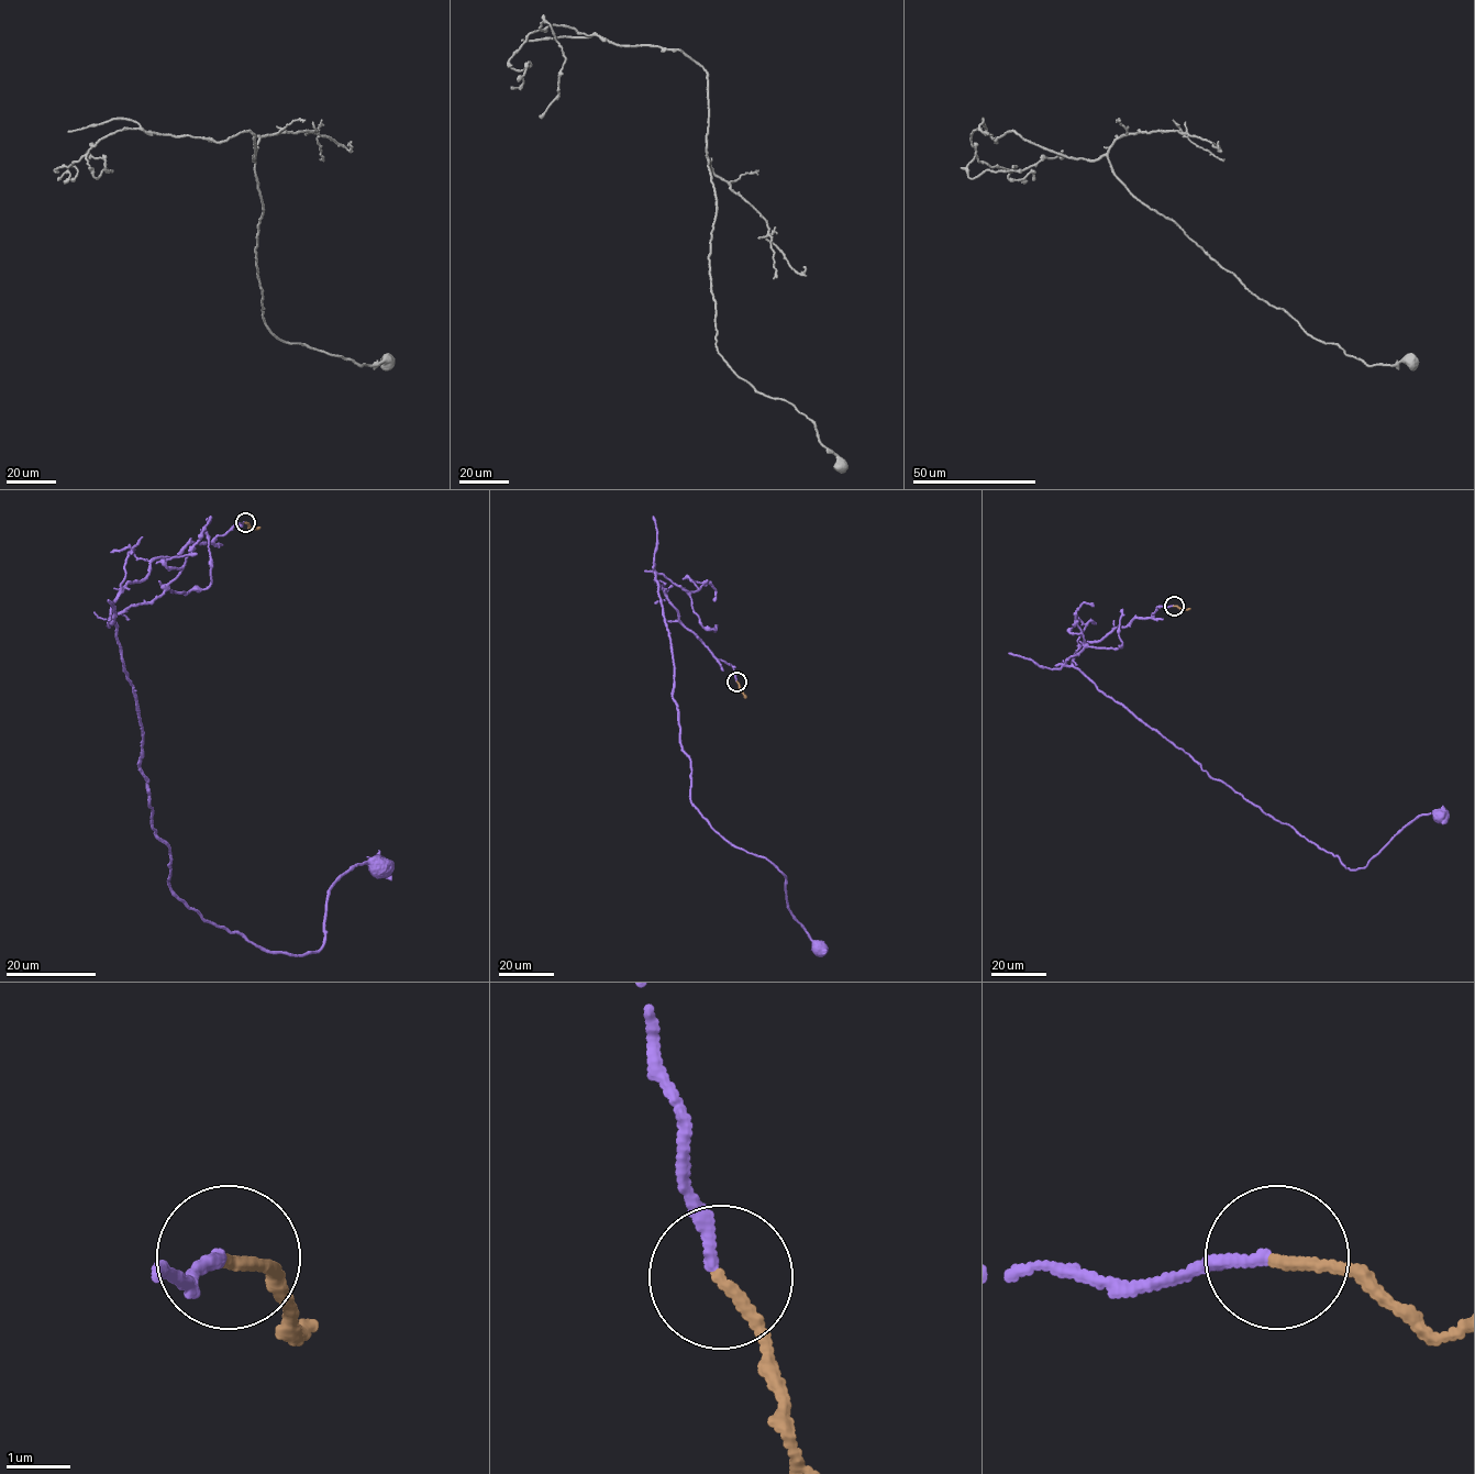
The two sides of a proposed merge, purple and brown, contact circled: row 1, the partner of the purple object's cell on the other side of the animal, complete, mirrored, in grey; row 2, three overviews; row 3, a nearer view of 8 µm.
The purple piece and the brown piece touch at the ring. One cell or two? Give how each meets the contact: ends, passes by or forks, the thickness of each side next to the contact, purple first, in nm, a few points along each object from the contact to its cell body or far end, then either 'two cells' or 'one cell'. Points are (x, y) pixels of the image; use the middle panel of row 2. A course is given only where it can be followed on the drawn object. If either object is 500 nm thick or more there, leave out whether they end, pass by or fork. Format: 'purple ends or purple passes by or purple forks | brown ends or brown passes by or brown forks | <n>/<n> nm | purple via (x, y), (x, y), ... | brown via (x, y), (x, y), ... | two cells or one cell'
purple ends | brown ends | 200/180 nm | purple via (736, 682), (654, 579), (690, 801), (732, 844), (784, 875), (788, 909), (820, 948) | brown via (736, 682), (745, 698) | one cell

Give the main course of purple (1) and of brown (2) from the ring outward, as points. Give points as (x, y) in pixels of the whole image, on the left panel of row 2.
1: (244, 522), (155, 558), (111, 605), (168, 886), (294, 955), (322, 946), (329, 889), (381, 867)
2: (245, 522), (250, 528), (258, 528)

